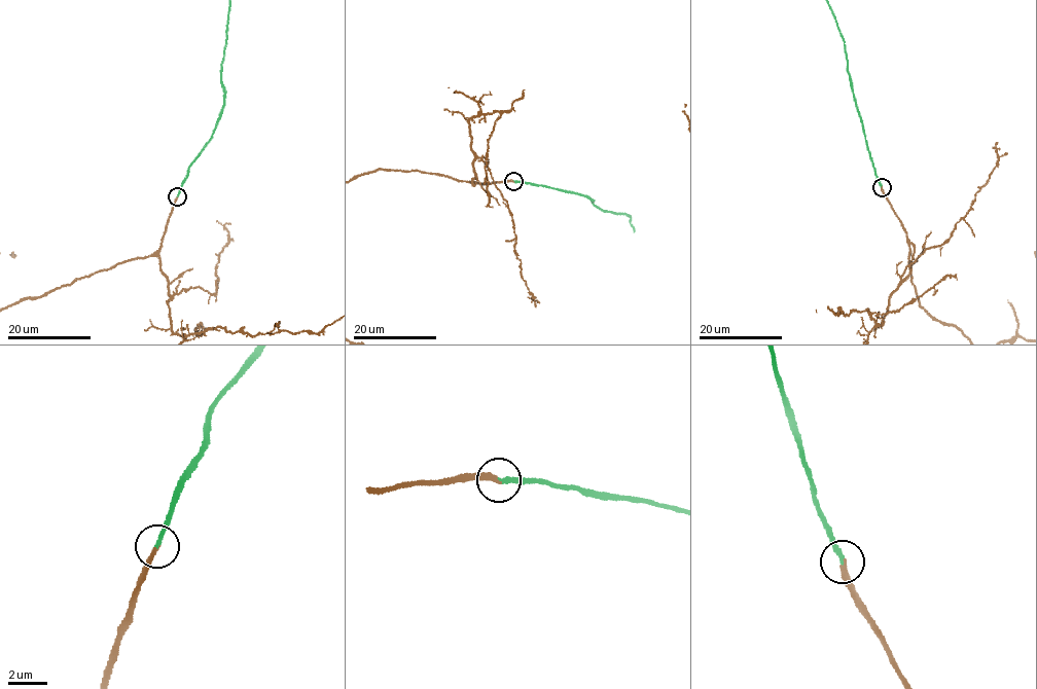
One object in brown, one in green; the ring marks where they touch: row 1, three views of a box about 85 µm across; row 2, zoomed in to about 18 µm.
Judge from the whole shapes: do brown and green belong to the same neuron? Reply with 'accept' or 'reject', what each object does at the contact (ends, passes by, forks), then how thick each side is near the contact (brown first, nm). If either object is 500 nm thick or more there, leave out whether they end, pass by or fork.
accept | brown ends | green ends | 220/190 nm

